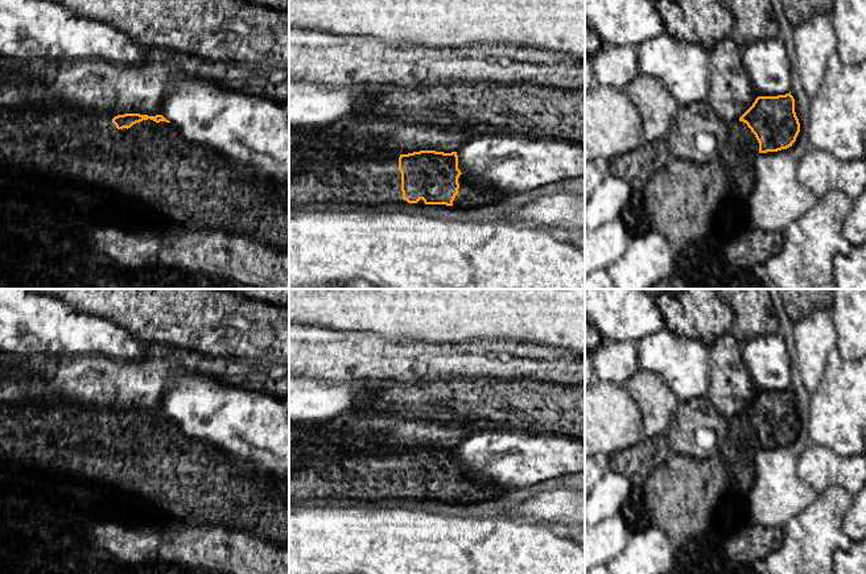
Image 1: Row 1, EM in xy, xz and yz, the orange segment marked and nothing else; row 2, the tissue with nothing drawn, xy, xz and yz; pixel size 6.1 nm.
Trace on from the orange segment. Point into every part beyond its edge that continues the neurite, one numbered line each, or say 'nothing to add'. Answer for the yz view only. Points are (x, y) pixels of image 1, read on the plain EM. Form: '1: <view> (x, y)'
nothing to add

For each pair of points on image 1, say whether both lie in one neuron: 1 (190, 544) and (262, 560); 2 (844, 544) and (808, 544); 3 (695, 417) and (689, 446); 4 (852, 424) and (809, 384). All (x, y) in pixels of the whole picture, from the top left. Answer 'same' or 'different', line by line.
1: same
2: same
3: same
4: different

